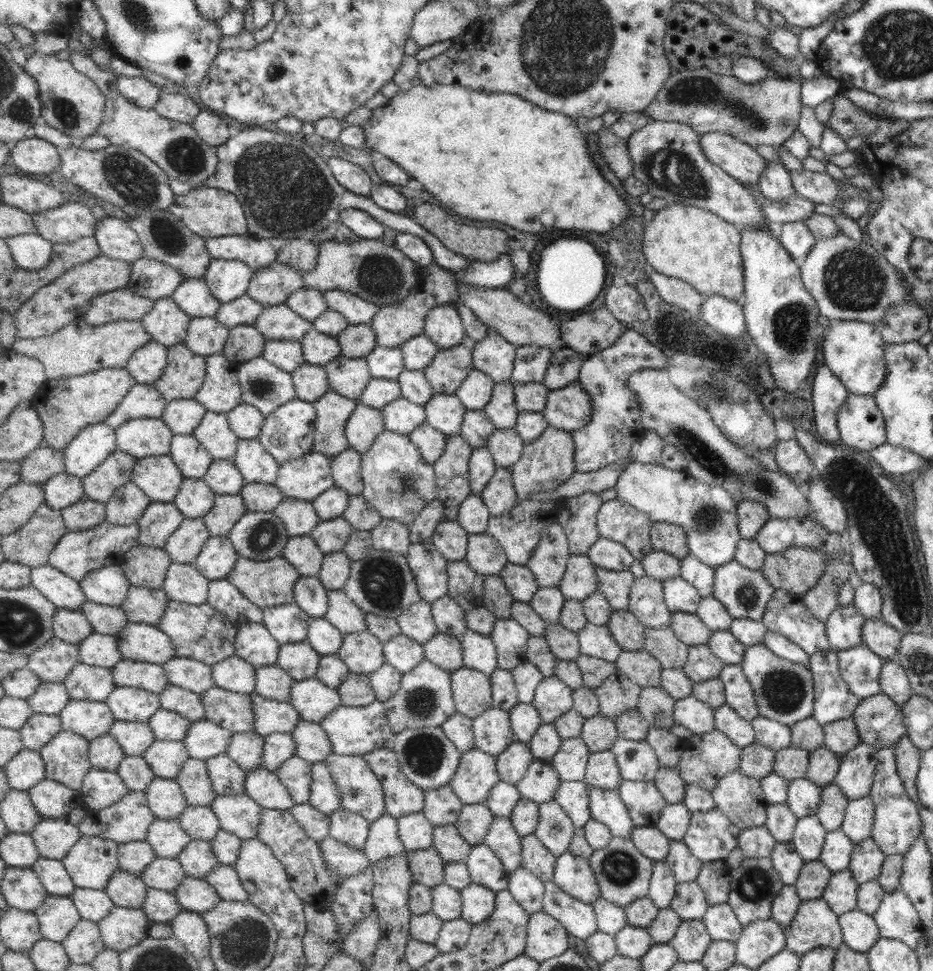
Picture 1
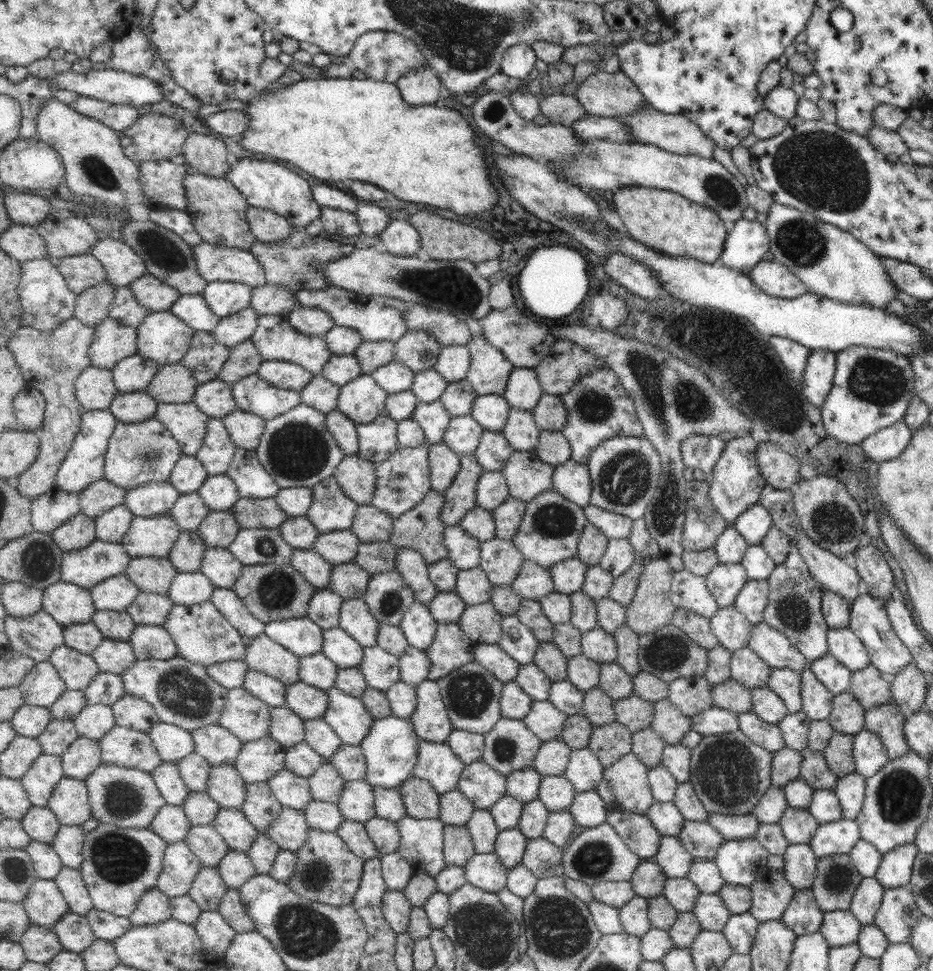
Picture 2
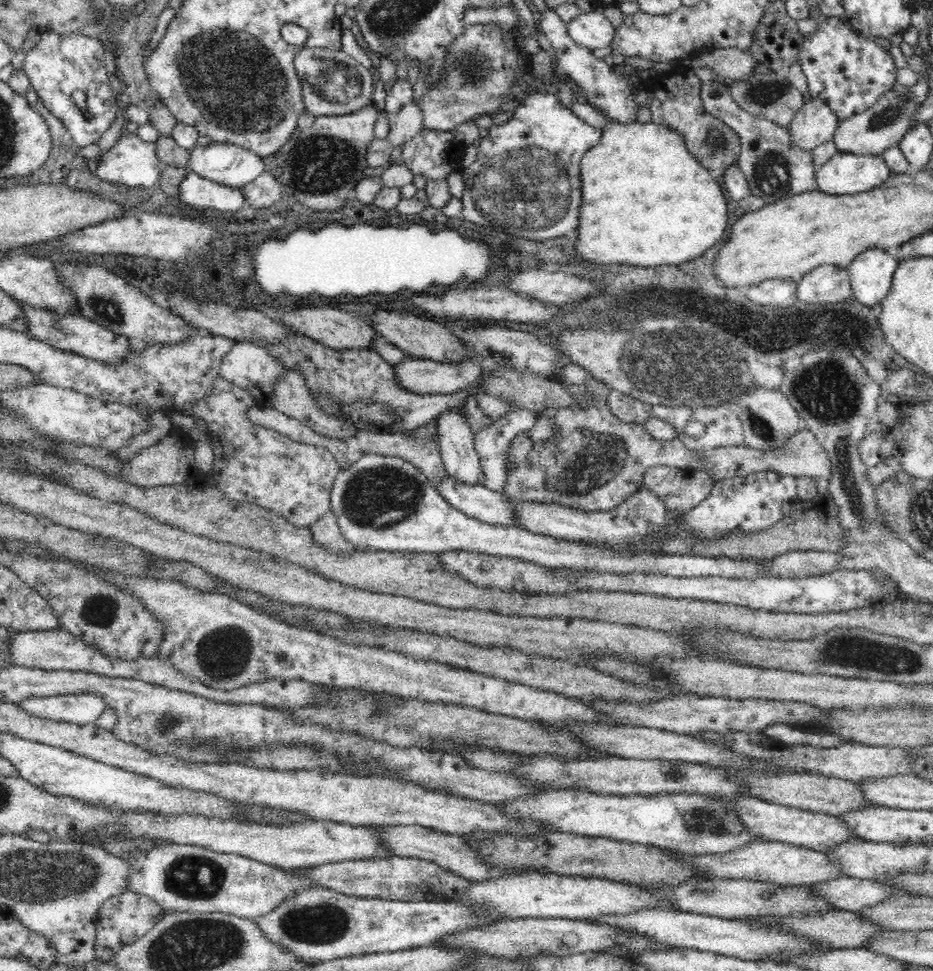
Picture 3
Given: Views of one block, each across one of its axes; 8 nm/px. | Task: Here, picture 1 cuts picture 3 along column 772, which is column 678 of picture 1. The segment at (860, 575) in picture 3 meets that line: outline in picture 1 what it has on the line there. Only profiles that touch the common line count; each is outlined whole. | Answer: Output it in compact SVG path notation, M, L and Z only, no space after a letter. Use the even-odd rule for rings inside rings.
M679 576L664 582L664 595L672 612L687 612L694 614L699 607L700 595L693 585Z

